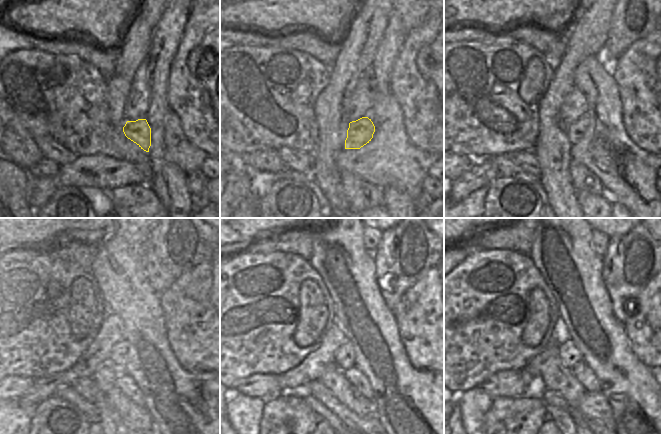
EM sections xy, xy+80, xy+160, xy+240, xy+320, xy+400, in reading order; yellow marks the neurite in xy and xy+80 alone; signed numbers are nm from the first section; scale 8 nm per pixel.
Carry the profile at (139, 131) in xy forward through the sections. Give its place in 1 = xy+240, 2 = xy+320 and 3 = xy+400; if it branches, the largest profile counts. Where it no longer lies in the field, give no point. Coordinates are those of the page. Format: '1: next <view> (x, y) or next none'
1: next xy+240 (121, 355)
2: next xy+320 (345, 356)
3: next xy+400 (569, 355)

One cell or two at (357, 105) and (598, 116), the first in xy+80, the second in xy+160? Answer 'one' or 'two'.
two

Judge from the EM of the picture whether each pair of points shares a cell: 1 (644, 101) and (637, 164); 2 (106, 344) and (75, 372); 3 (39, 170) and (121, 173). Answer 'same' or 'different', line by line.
1: different
2: same
3: different

